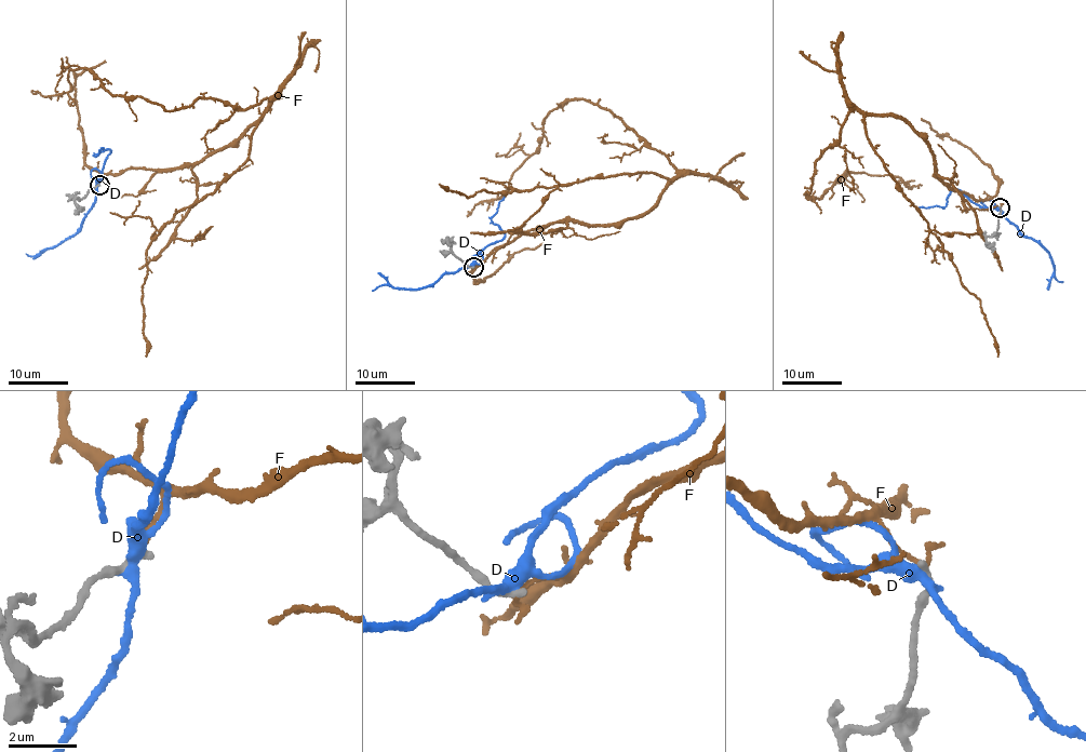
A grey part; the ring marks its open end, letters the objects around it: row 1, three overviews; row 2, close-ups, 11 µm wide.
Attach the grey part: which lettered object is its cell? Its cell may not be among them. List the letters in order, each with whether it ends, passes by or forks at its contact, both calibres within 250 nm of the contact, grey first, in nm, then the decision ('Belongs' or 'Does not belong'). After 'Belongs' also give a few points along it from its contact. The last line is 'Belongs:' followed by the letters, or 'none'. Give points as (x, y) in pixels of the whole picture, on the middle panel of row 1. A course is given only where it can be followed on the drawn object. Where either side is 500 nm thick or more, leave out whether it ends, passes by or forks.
D: It forks there. Thickness 280 nm (grey) against 280 nm. Does not belong
F: It ends there. Thickness 240 nm (grey) against 190 nm. Does not belong
Belongs: none

